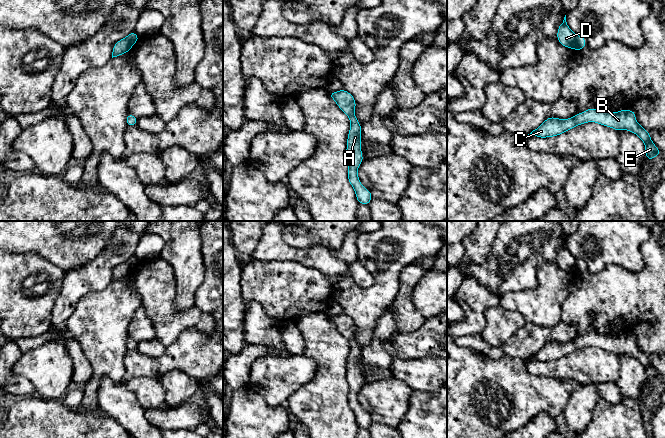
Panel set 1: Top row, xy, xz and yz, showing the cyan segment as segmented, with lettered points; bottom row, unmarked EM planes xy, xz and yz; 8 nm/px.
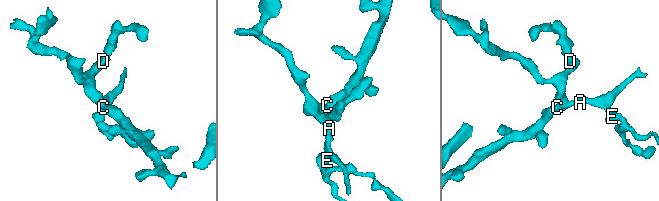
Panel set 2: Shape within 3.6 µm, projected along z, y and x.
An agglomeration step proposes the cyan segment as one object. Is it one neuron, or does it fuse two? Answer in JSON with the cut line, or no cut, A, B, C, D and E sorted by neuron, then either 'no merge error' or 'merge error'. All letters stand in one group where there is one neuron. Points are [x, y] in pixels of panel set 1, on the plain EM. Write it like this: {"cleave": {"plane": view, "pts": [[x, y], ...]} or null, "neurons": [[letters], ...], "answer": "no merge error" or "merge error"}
{"cleave": null, "neurons": [["A", "B", "C", "D", "E"]], "answer": "no merge error"}

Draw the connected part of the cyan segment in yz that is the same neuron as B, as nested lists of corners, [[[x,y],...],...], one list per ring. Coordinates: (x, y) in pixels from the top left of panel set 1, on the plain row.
[[[589,332],[584,336],[568,343],[548,341],[533,358],[539,362],[555,361],[580,348],[595,346],[603,350],[613,352],[617,355],[628,354],[636,359],[645,368],[645,377],[648,384],[654,383],[661,375],[651,364],[649,356],[644,353],[636,344],[634,334],[620,334],[618,336],[602,336],[596,332]]]

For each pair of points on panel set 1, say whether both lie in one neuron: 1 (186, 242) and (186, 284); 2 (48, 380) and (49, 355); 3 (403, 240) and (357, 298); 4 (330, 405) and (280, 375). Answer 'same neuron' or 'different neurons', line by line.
1: same neuron
2: same neuron
3: same neuron
4: different neurons

